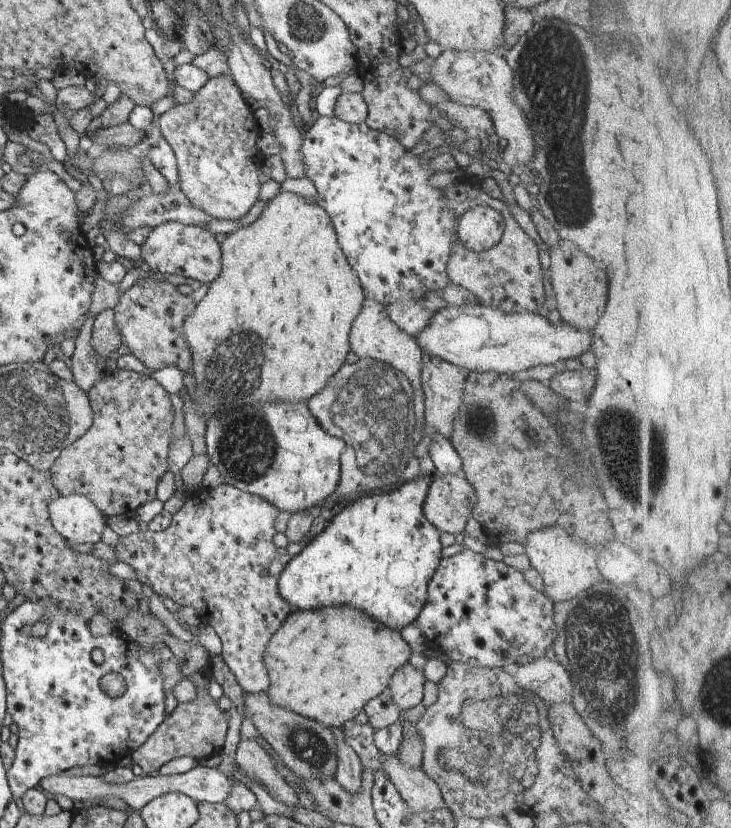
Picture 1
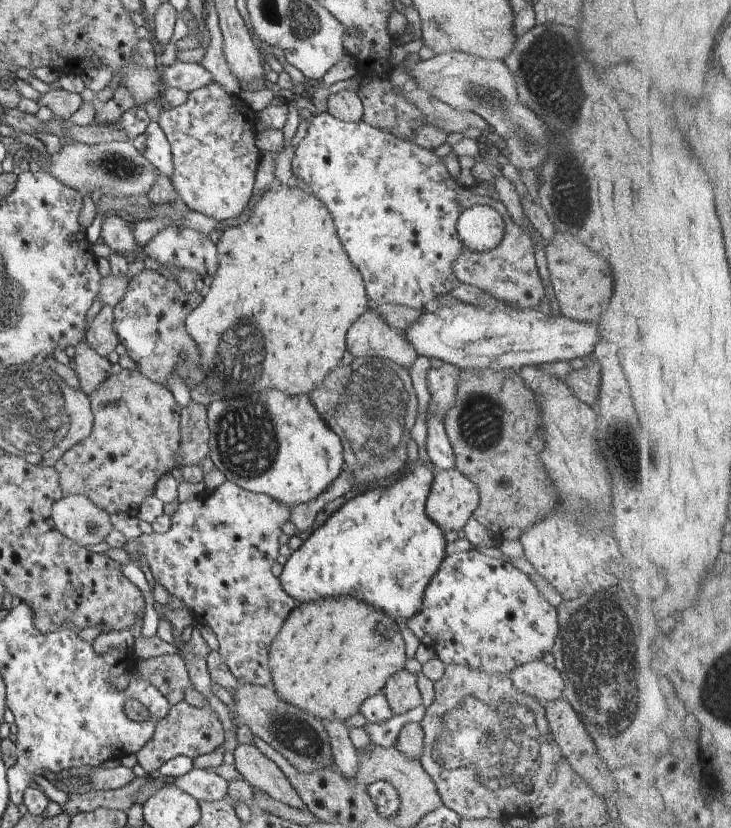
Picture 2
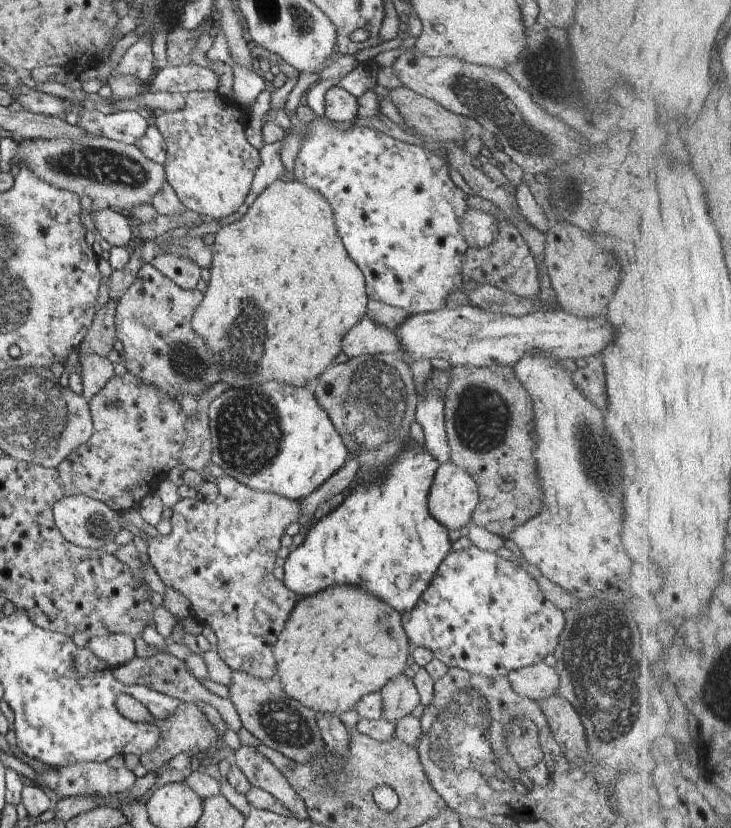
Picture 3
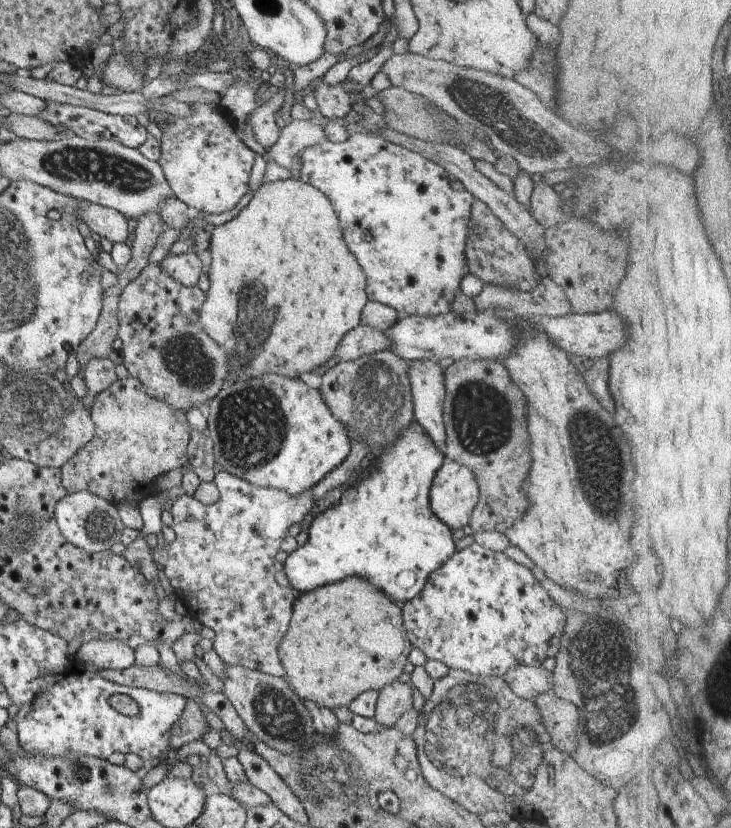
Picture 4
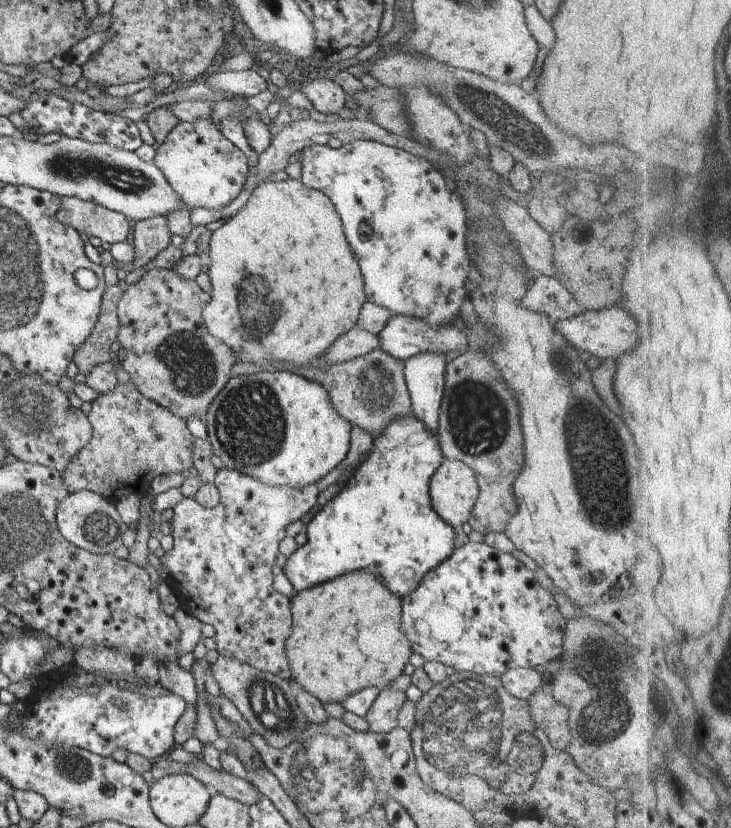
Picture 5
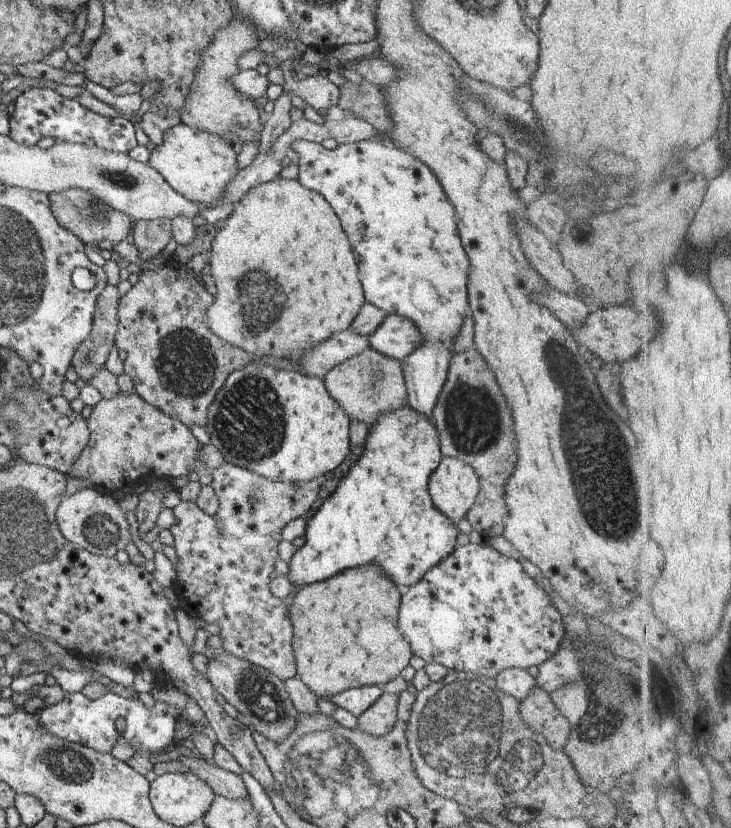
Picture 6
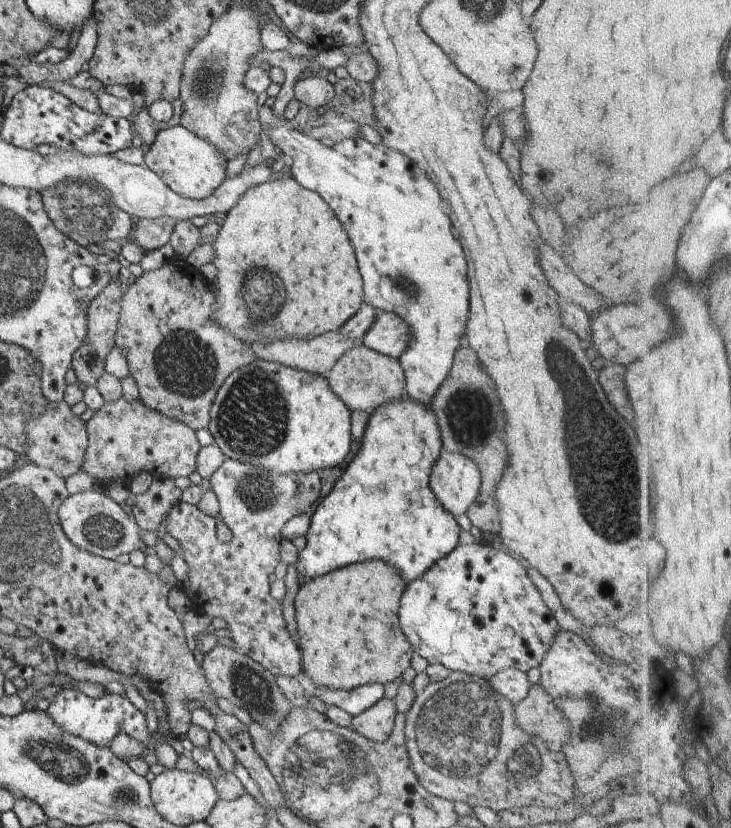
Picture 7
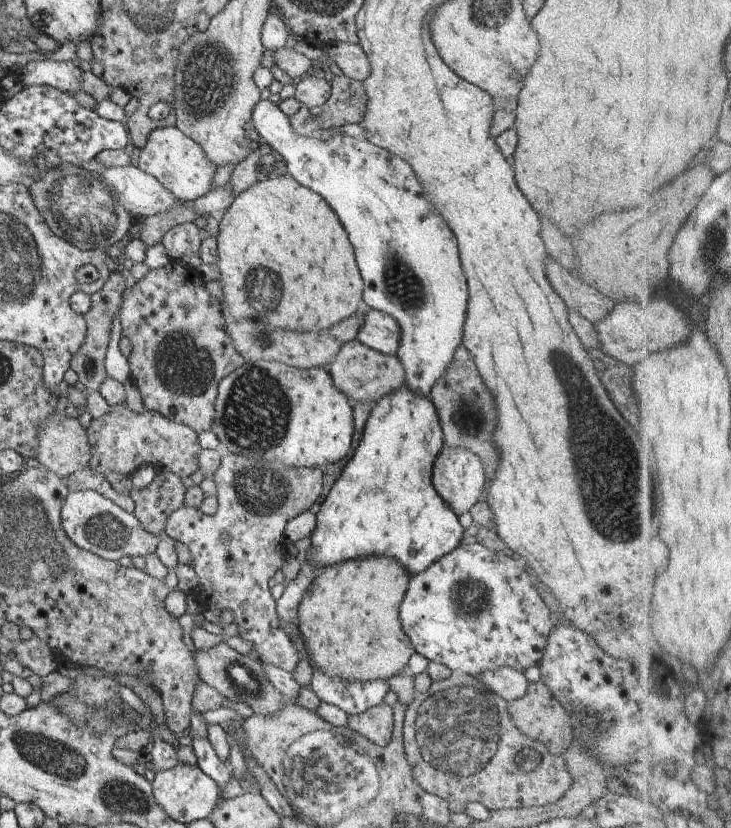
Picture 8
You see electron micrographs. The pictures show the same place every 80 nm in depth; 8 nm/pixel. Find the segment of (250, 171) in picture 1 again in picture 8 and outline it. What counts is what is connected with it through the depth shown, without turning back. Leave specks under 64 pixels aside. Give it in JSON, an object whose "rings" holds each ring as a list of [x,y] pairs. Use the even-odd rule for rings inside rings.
{"rings":[[[176,126],[158,127],[148,135],[147,143],[140,152],[138,167],[156,178],[180,202],[193,201],[210,192],[215,172],[218,170],[208,160],[205,149],[200,148],[199,144]]]}

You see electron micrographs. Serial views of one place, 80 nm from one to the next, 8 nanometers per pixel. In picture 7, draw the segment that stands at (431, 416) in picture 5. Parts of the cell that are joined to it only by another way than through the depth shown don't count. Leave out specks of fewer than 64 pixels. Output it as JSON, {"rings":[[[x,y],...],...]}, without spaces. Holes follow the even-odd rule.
{"rings":[[[266,105],[259,107],[258,118],[279,157],[289,162],[288,168],[296,182],[317,192],[348,232],[356,248],[358,268],[363,278],[364,302],[378,311],[399,316],[407,324],[412,337],[408,350],[398,358],[406,376],[407,396],[425,405],[430,404],[450,372],[456,351],[464,344],[469,319],[467,262],[460,241],[452,232],[452,222],[443,208],[438,189],[405,154],[386,148],[382,143],[352,137],[326,146],[300,132],[293,121],[279,117]]]}

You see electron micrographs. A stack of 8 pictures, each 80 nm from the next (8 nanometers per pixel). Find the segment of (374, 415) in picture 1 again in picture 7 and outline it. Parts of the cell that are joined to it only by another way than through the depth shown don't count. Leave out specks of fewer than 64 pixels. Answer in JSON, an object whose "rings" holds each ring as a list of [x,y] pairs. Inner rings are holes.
{"rings":[[[354,345],[347,350],[336,364],[324,375],[330,388],[346,403],[351,410],[373,412],[381,404],[407,396],[407,382],[399,359],[376,352],[367,346]]]}

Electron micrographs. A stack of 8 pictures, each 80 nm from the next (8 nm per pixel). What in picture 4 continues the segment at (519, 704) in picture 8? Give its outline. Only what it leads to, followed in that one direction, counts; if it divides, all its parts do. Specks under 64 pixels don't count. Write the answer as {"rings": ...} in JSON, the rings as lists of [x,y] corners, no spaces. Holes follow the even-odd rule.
{"rings":[[[553,692],[538,695],[534,703],[552,743],[560,751],[570,755],[574,753],[578,746],[576,733],[580,718],[576,706],[566,699],[556,697]]]}

